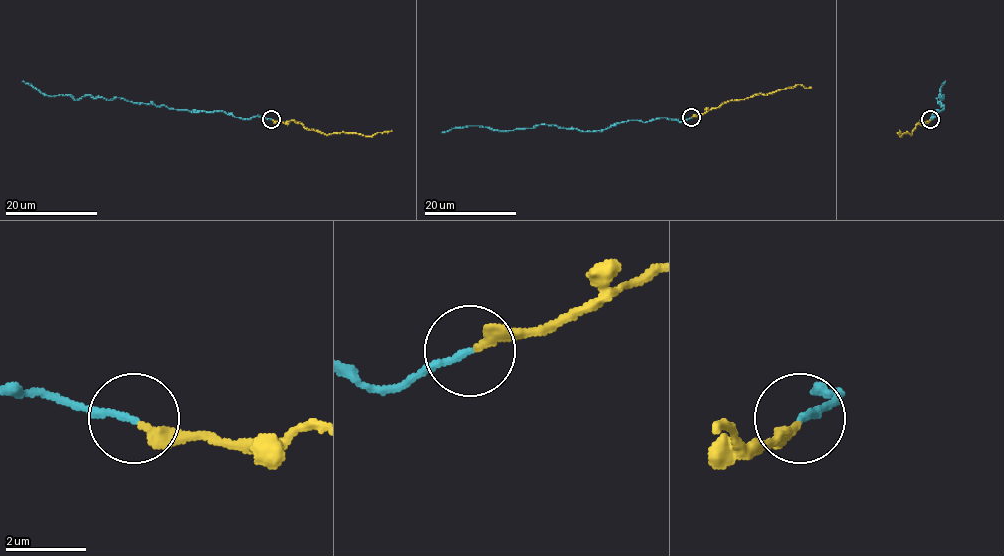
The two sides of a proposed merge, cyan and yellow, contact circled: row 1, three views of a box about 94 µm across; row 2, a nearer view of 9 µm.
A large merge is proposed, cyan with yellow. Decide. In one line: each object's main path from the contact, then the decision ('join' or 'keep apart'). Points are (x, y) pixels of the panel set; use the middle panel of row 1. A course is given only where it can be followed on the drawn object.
course cyan (691, 118), (627, 120), (592, 131), (535, 125), (503, 130), (468, 126), (441, 133); course yellow (692, 118), (730, 100), (772, 94), (797, 84), (811, 87); keep apart

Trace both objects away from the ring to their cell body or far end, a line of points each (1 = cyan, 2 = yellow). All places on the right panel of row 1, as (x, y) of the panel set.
1: (930, 119), (932, 111), (944, 108), (937, 98), (941, 100), (943, 95), (943, 100), (938, 94), (945, 82)
2: (930, 119), (920, 122), (911, 134), (906, 132), (900, 135), (897, 132), (899, 130)

